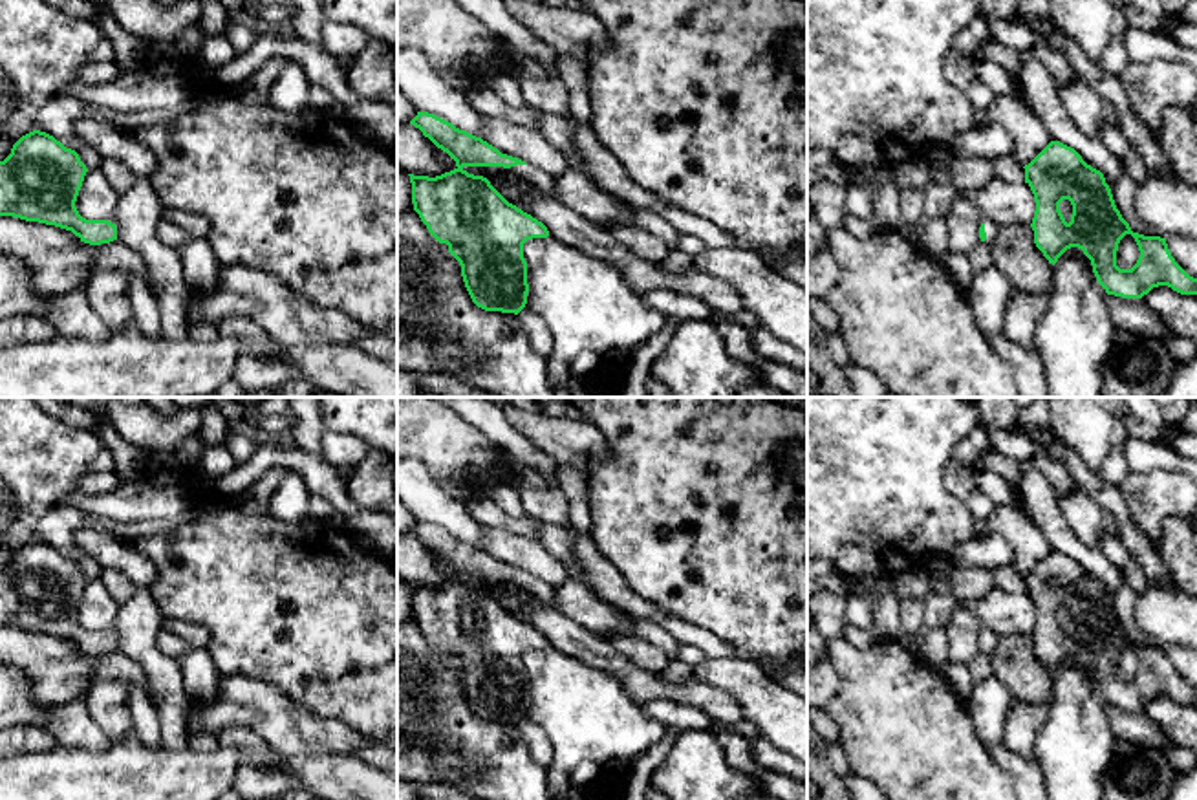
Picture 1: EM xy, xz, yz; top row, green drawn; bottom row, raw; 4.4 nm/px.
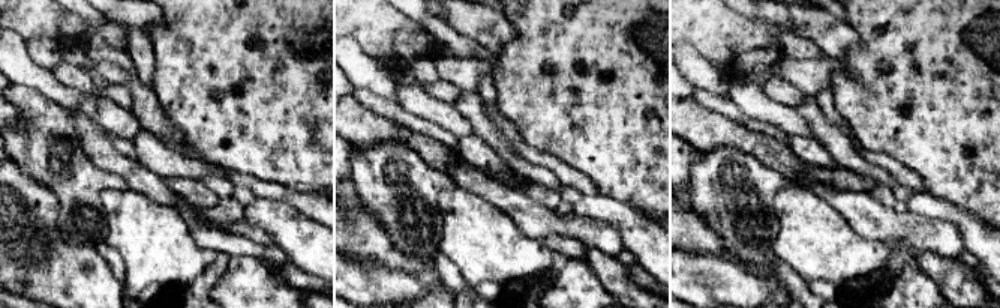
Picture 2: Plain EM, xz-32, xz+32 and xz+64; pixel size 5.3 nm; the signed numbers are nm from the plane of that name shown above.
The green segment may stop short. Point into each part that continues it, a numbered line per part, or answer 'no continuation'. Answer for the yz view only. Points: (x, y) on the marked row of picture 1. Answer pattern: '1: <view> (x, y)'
1: yz (991, 227)

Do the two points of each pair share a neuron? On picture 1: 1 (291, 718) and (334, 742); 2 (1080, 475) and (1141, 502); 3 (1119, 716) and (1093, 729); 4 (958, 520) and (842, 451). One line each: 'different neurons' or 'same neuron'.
1: same neuron
2: different neurons
3: different neurons
4: same neuron

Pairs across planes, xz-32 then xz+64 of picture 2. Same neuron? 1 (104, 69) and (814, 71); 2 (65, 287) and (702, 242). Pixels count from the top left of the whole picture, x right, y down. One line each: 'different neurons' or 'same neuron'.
1: same neuron
2: same neuron

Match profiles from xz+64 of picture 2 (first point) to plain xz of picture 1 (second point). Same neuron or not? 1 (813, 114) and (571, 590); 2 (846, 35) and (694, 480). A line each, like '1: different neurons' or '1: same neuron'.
1: different neurons
2: different neurons

